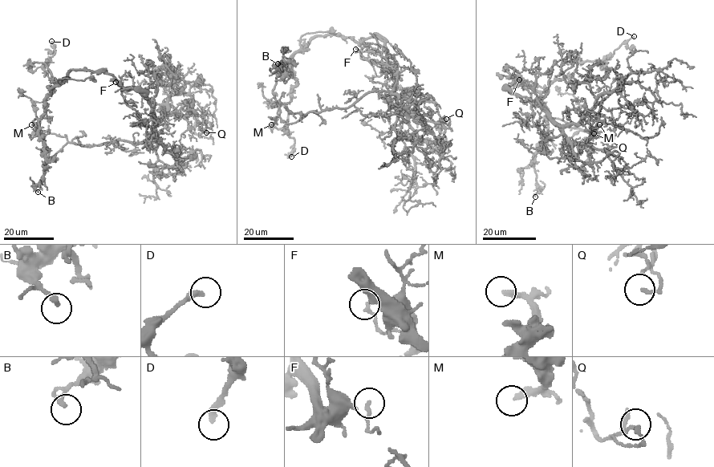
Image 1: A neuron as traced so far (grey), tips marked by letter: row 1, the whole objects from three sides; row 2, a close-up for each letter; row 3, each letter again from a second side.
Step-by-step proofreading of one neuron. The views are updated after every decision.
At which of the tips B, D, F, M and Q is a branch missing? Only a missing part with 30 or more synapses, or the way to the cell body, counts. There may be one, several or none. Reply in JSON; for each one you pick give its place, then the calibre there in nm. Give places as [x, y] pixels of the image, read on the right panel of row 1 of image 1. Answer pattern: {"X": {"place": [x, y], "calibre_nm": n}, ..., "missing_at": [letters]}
{"D": {"place": [634, 36], "calibre_nm": 280}, "M": {"place": [599, 124], "calibre_nm": 240}, "missing_at": ["D", "M"]}

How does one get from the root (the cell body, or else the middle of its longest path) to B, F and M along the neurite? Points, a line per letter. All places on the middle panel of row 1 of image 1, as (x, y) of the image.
B: (387, 54), (376, 38), (315, 35), (284, 74), (278, 75), (285, 62), (277, 63)
F: (387, 54), (384, 43), (376, 38), (367, 38), (360, 44), (361, 49), (355, 49)
M: (387, 54), (391, 91), (371, 91), (346, 107), (309, 111), (290, 123), (278, 115), (278, 108), (271, 124)

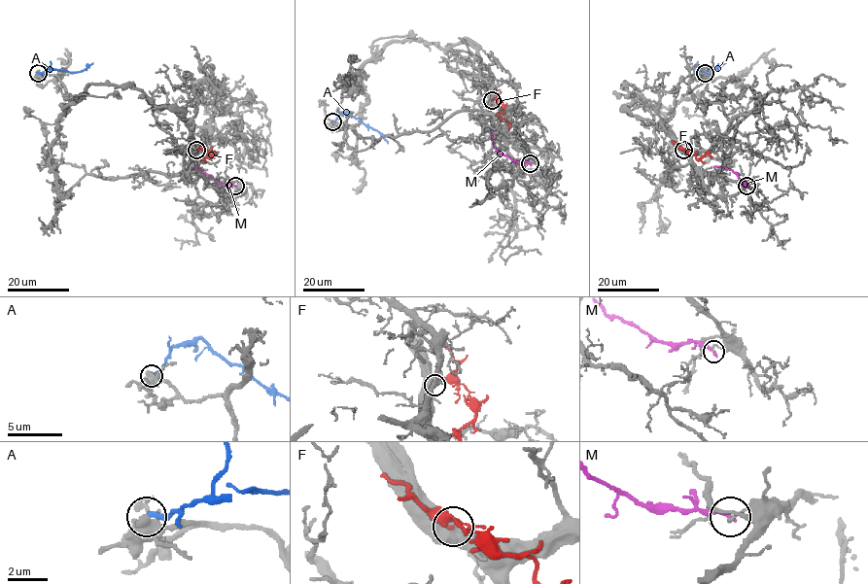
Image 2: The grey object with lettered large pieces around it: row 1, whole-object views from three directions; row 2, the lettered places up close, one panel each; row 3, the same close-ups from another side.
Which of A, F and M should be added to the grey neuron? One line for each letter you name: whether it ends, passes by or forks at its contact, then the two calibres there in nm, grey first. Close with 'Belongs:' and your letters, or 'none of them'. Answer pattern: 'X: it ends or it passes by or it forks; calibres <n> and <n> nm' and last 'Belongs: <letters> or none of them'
Belongs: none of them

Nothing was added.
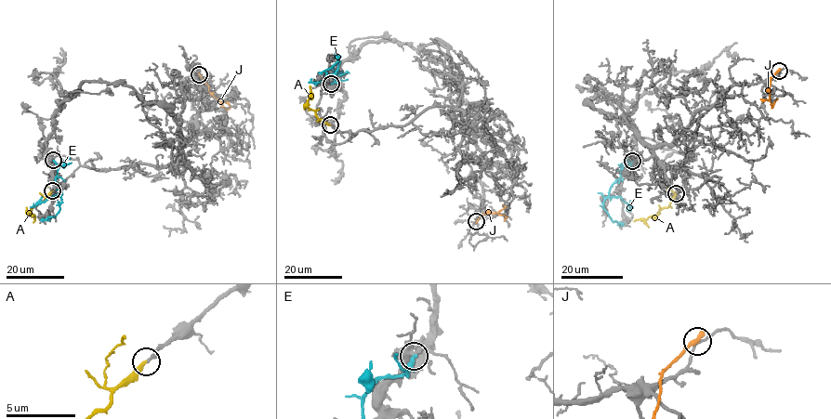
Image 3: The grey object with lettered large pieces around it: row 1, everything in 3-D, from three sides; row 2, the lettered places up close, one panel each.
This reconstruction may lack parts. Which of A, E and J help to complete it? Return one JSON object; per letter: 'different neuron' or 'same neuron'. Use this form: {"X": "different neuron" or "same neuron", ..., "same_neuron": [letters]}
{"A": "same neuron", "E": "different neuron", "J": "different neuron", "same_neuron": ["A"]}

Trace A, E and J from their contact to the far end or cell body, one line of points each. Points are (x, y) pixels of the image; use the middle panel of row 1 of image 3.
A: (330, 124), (319, 119), (308, 106), (309, 85)
E: (331, 84), (336, 75), (334, 65), (338, 62), (335, 73), (320, 82), (311, 82), (311, 78)
J: (476, 222), (486, 212), (507, 216), (504, 220)

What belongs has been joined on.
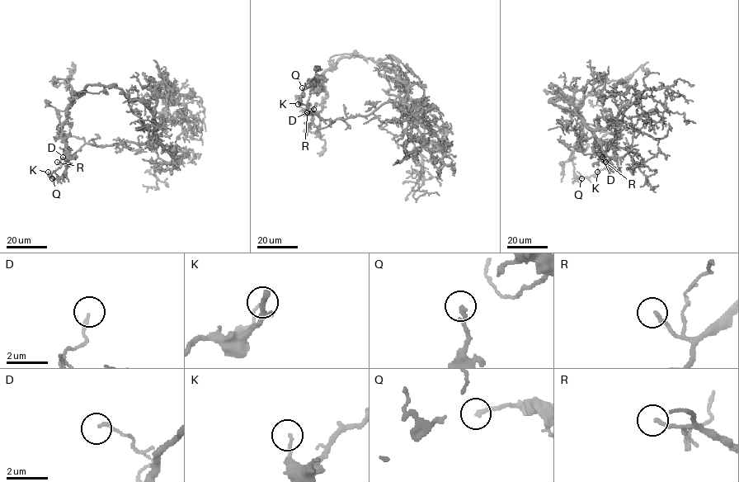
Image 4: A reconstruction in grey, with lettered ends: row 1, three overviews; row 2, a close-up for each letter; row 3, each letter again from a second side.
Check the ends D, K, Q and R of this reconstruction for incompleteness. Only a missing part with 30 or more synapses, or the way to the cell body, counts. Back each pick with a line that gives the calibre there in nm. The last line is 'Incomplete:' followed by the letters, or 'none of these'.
Incomplete: none of these

